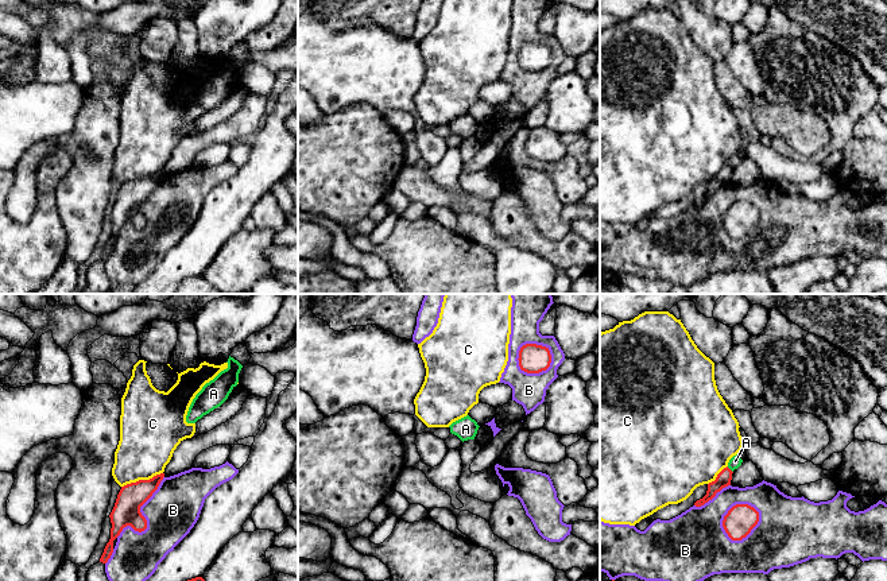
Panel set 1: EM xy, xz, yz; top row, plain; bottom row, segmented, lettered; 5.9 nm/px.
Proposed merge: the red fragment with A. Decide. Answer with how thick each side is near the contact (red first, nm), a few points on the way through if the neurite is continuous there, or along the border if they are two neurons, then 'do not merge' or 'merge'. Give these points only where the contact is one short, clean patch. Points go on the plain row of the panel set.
calibres 90 and 70 nm; border yz (727, 165), (732, 170); do not merge

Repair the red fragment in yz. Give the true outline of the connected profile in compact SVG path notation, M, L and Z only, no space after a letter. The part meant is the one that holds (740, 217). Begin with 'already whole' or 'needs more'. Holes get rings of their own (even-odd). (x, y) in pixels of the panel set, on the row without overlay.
already whole; M736 202L724 214L723 225L732 239L741 239L759 220L759 210L748 202Z

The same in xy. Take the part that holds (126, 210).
already whole; M160 171L150 178L139 178L121 185L115 205L109 213L112 221L111 237L104 247L100 260L108 260L113 251L113 239L120 233L124 225L131 224L139 231L147 226L147 218L142 213L140 205L158 187L163 175L164 171Z

